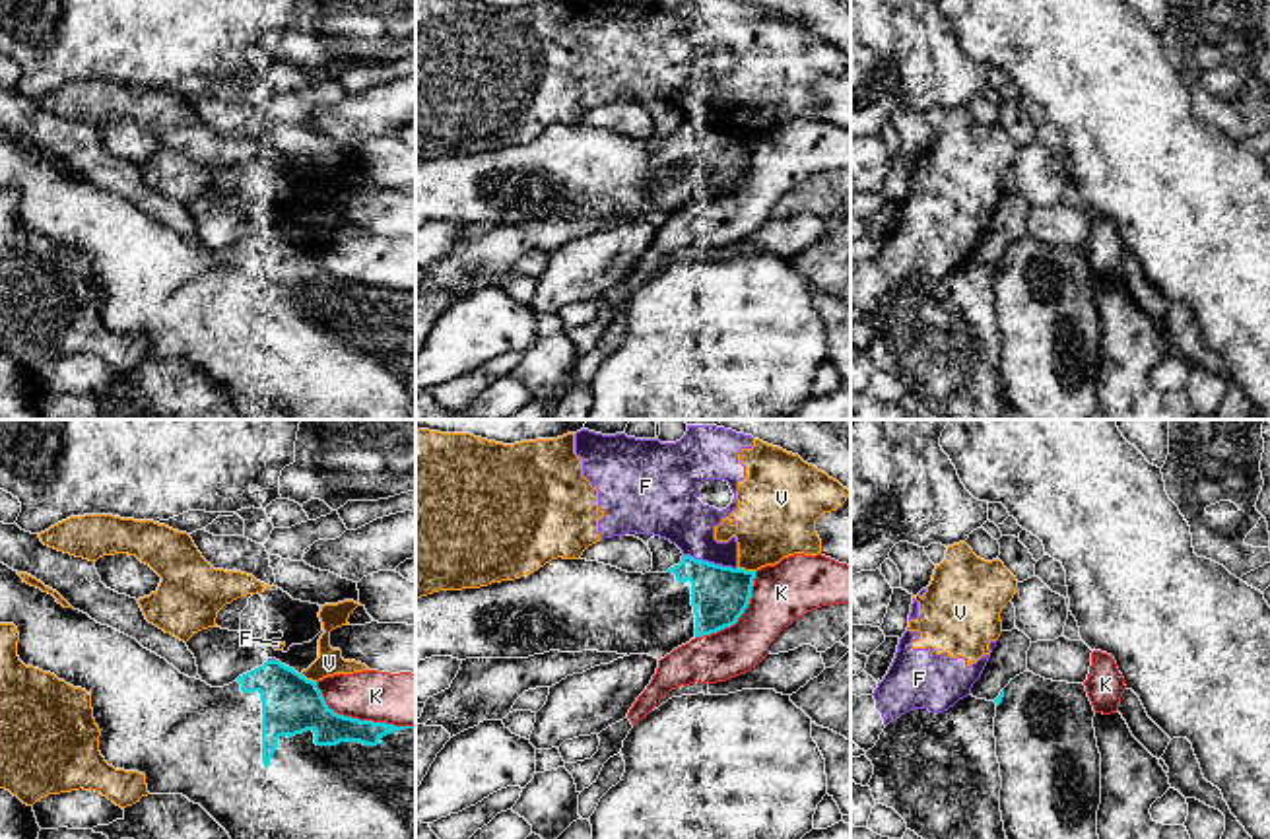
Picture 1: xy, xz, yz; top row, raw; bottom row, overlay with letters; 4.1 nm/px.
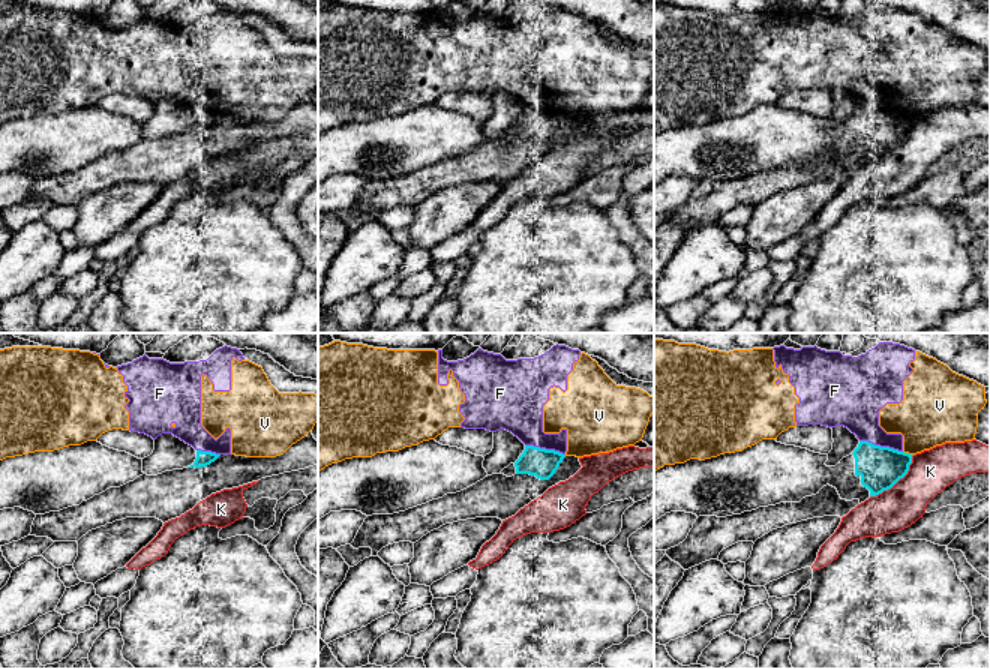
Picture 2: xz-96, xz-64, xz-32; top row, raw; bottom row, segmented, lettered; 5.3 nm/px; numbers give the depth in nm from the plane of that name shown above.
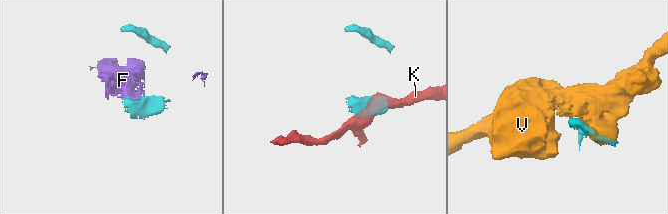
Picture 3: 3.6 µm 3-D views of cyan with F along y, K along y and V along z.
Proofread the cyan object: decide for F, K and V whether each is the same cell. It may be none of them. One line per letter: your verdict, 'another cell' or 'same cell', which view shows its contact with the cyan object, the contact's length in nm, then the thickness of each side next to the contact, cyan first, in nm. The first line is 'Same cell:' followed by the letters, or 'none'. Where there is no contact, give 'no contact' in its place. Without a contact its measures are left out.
Same cell: none
F: another cell; contact in xz; length 240 nm; calibres 240 and 220 nm
K: another cell; contact in xy; length 460 nm; calibres 200 and 220 nm
V: another cell; contact in xz; length 80 nm; calibres 240 and 320 nm

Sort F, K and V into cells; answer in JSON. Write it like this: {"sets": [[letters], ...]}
{"sets": [["F", "V"], ["K"]]}

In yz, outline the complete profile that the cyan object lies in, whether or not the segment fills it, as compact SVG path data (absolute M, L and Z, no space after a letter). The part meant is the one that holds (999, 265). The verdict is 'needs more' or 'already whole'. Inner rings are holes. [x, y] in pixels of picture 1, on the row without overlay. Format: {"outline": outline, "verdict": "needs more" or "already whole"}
{"outline": "M1027 235L994 268L1008 406L1027 420L1097 420L1101 319L1086 251Z", "verdict": "needs more"}

